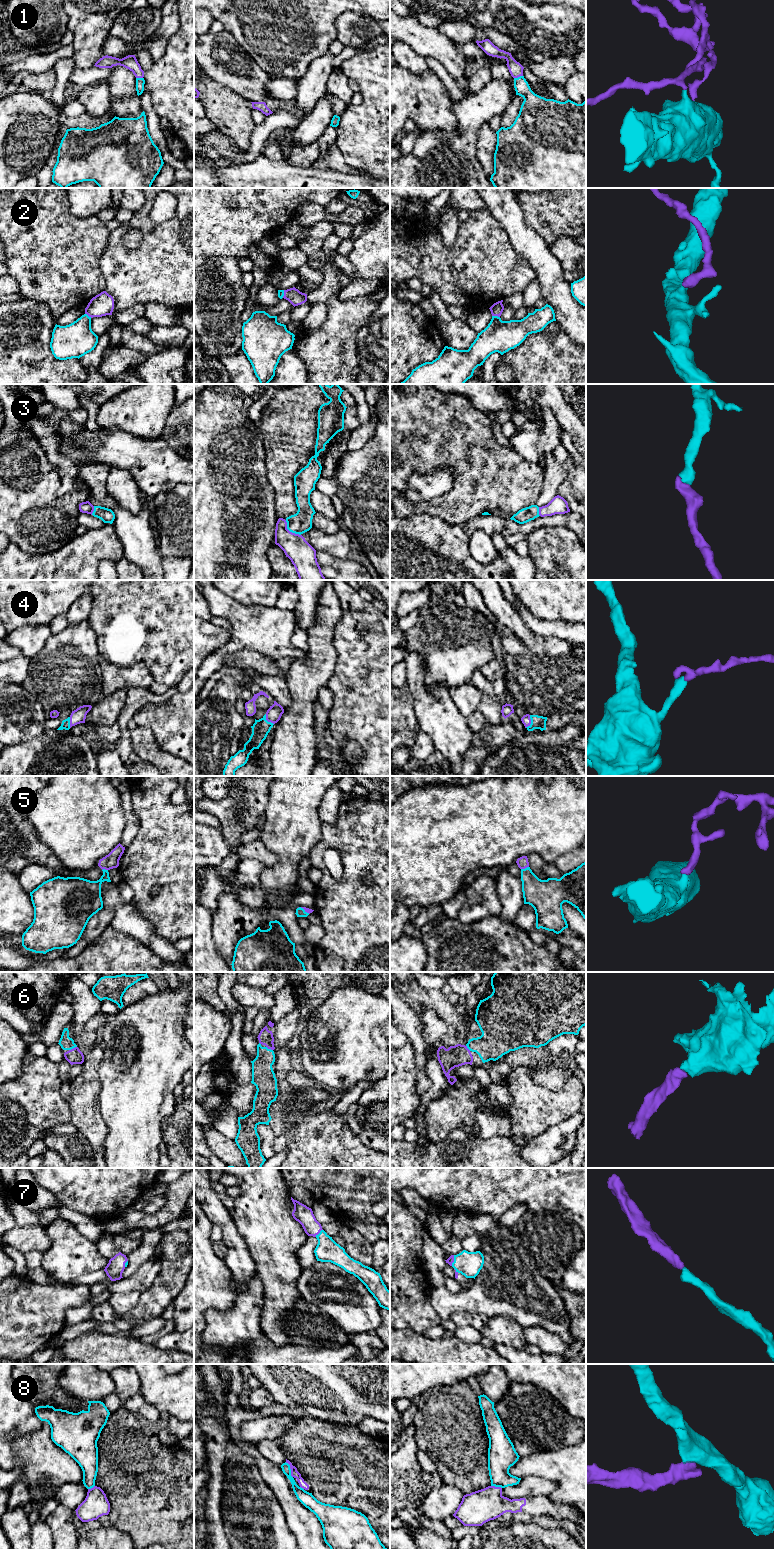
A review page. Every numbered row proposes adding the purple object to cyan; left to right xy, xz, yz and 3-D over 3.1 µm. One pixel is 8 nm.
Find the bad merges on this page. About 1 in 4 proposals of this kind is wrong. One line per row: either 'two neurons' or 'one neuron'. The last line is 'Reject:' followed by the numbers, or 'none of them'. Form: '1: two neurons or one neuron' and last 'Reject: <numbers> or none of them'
1: one neuron
2: one neuron
3: one neuron
4: one neuron
5: one neuron
6: one neuron
7: one neuron
8: two neurons
Reject: 8

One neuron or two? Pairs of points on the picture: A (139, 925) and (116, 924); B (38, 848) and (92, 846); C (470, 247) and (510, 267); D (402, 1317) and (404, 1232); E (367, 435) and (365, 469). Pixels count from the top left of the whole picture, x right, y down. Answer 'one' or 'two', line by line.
A: one
B: two
C: one
D: one
E: two

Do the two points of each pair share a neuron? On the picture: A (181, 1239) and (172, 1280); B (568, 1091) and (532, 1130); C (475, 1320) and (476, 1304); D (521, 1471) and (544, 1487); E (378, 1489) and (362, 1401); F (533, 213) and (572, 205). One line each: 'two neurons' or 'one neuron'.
A: one neuron
B: one neuron
C: two neurons
D: two neurons
E: two neurons
F: one neuron

